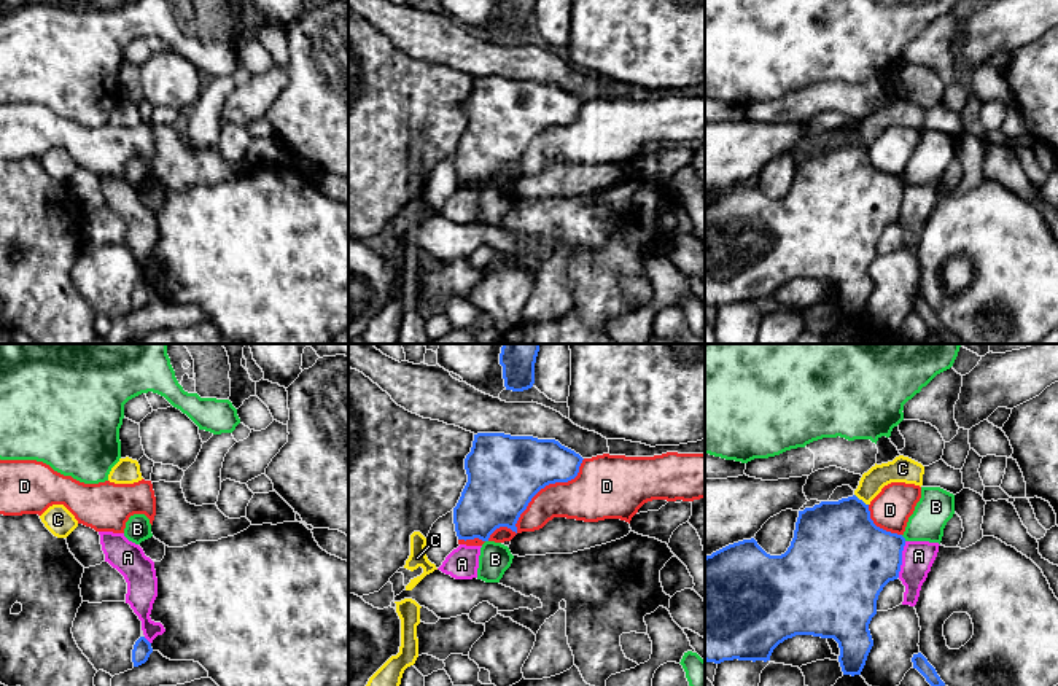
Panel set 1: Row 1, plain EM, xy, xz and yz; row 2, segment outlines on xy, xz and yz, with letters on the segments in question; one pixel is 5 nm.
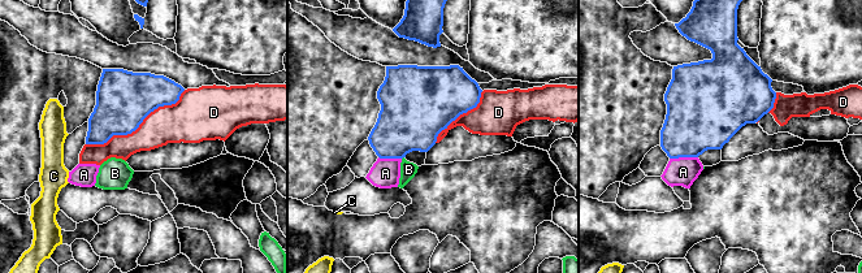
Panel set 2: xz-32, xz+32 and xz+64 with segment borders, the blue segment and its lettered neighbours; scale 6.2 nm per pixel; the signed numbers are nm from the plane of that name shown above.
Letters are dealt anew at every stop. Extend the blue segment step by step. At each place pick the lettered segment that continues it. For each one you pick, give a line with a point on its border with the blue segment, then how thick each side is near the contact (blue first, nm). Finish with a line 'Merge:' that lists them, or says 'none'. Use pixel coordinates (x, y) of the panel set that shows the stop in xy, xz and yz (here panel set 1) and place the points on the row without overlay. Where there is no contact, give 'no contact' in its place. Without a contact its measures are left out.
Merge: none

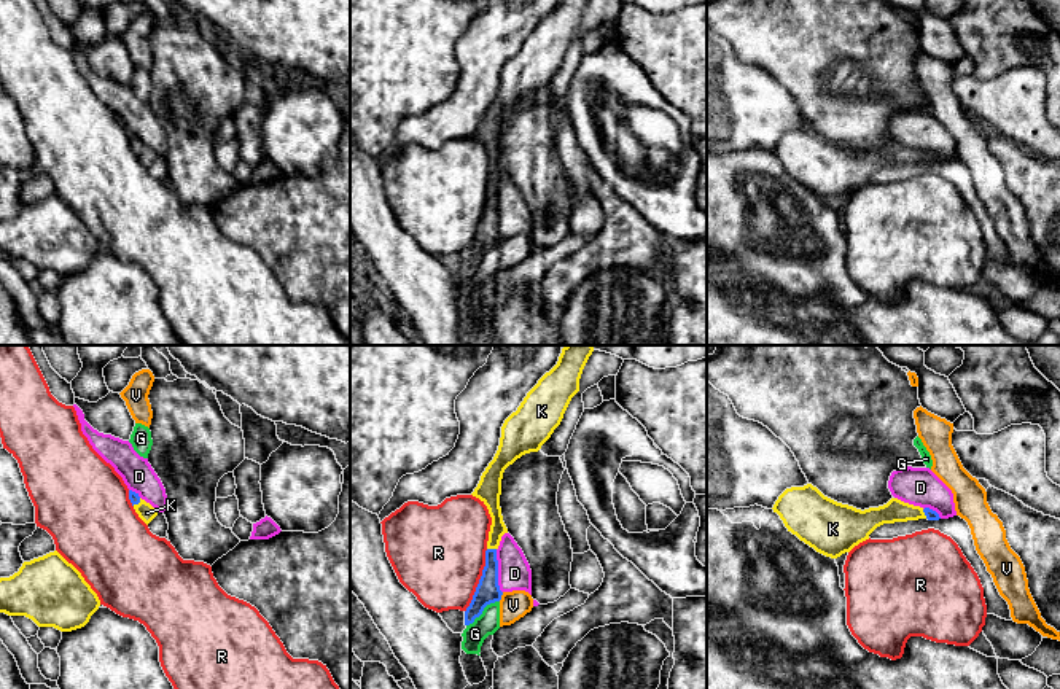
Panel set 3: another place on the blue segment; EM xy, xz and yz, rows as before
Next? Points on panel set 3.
K: contact xz (492, 193); calibres 120 and 80 nm
Merge: K

